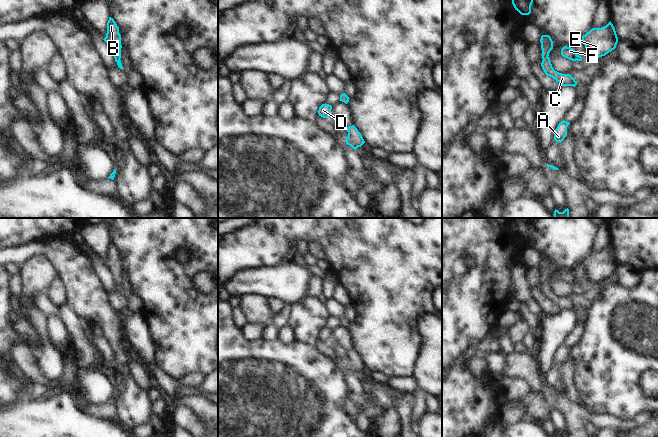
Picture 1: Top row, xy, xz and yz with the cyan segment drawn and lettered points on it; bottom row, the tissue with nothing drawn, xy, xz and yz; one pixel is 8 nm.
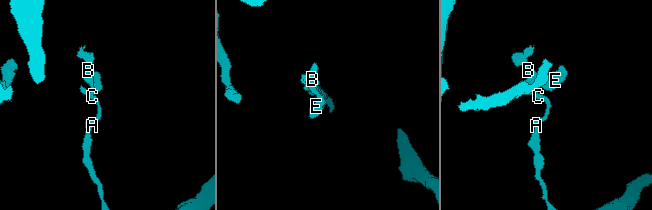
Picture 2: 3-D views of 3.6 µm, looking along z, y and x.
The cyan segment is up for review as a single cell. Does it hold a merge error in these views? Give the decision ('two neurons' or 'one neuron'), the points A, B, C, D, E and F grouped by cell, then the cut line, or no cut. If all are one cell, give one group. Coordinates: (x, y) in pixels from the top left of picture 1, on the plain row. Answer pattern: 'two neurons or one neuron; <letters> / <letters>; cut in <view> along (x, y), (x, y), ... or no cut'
one neuron; A B C D E F; no cut

